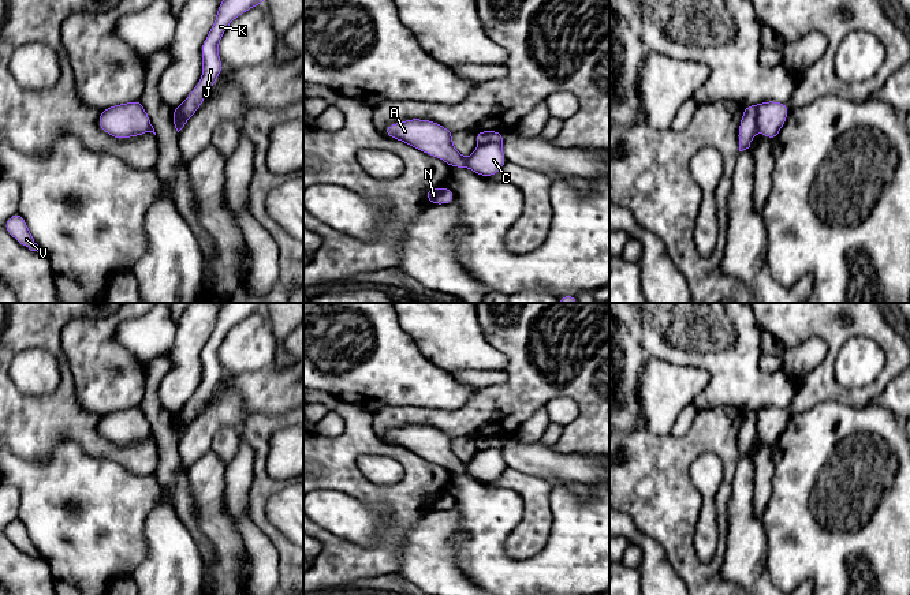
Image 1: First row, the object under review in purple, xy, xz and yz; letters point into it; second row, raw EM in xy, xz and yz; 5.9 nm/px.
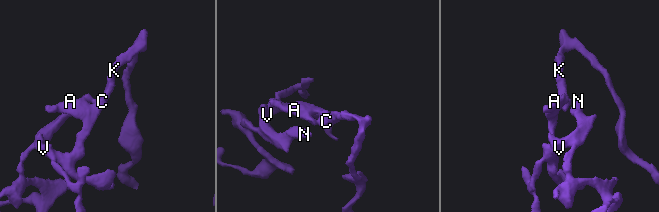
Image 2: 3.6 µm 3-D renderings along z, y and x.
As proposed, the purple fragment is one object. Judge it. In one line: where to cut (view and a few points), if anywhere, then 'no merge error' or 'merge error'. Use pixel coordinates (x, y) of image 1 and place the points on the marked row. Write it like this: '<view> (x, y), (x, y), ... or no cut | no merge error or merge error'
xz (500, 141), (478, 143) | merge error

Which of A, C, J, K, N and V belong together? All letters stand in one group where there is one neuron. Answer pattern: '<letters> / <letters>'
A N V / C J K

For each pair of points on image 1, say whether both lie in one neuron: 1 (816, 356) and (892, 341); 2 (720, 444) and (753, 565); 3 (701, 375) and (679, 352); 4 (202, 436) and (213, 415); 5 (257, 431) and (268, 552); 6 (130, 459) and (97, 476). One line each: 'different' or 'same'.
1: different
2: different
3: different
4: same
5: different
6: different

